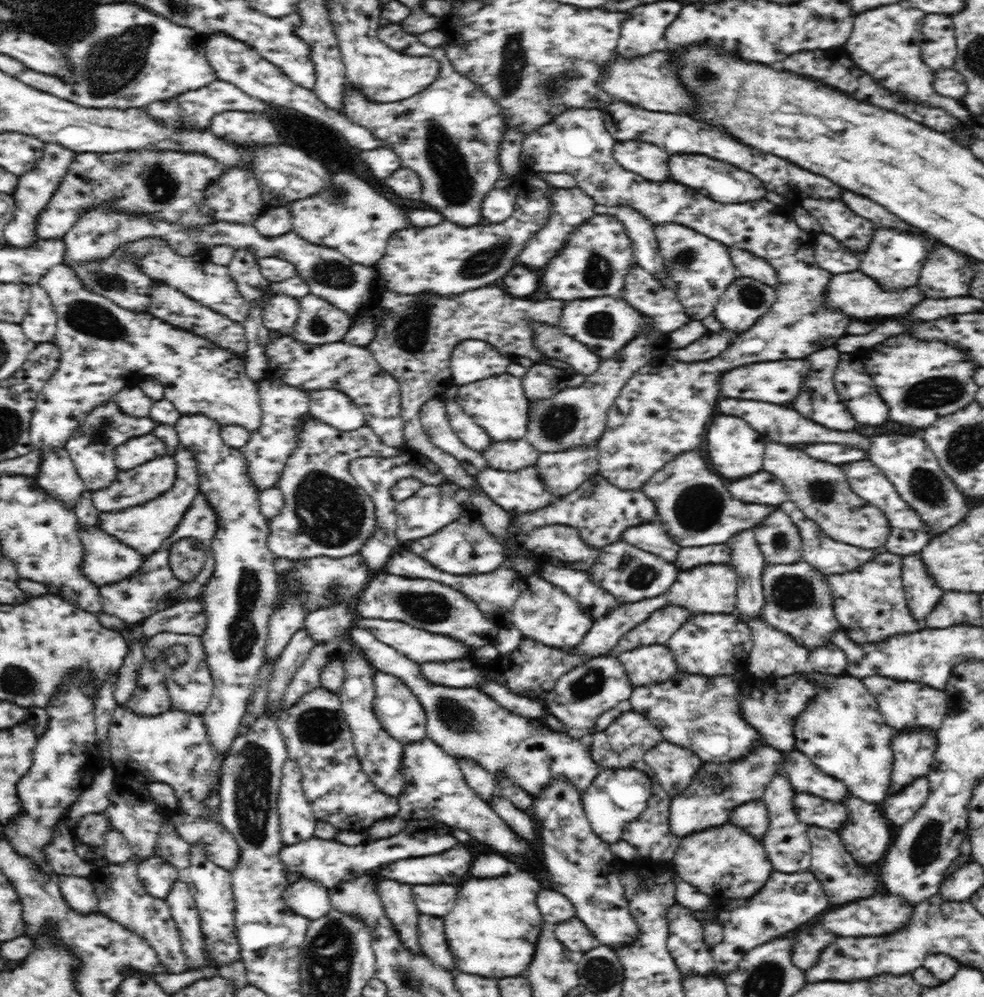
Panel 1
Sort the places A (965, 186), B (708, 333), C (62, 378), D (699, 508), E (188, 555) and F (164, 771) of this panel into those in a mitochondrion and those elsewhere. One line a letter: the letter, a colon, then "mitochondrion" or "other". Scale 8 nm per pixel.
A: other
B: other
C: other
D: mitochondrion
E: mitochondrion
F: other

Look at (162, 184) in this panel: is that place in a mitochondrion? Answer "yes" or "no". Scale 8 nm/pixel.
yes

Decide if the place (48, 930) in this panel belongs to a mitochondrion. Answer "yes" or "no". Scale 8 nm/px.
no

